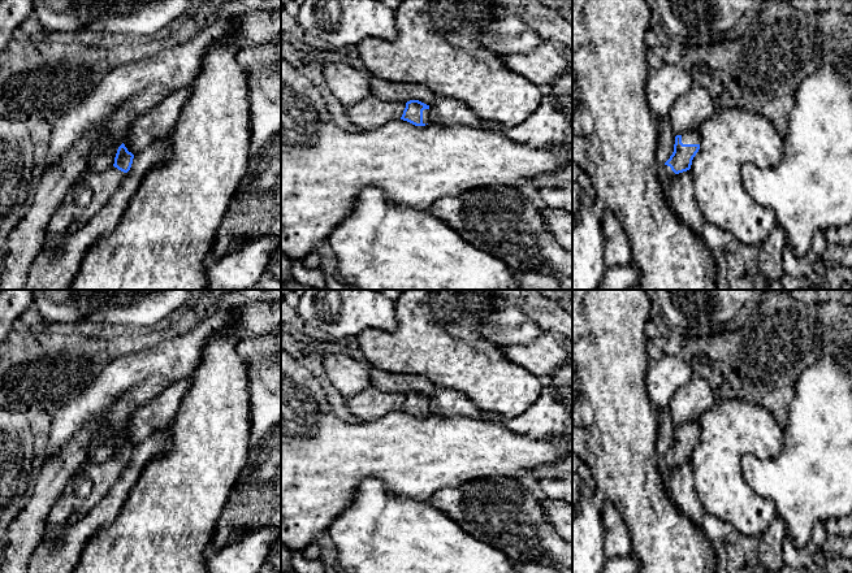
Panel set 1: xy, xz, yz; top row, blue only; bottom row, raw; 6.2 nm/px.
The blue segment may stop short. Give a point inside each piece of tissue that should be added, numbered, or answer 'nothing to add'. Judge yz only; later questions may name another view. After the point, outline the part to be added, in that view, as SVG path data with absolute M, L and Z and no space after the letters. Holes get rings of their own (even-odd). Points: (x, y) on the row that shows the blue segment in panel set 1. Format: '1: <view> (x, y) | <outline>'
1: yz (692, 137) | M691 130L682 134L683 144L700 144L700 133L699 130Z
2: yz (665, 172) | M662 165L662 166L659 168L658 174L659 174L659 179L661 179L662 183L663 183L666 179L676 175L676 174L671 170L671 168L667 166L667 165Z

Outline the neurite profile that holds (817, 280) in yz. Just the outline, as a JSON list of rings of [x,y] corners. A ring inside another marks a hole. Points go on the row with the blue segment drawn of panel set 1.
[[[818,259],[813,265],[810,275],[795,277],[783,273],[769,285],[767,290],[831,290],[826,279],[826,270],[827,268]]]

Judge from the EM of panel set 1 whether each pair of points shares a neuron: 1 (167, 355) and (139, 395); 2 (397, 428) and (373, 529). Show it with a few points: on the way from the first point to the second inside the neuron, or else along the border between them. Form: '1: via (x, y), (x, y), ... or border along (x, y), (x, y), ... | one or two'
1: border along (171, 381), (147, 378), (125, 395) | two
2: border along (354, 493), (376, 477), (388, 491), (411, 499) | two

